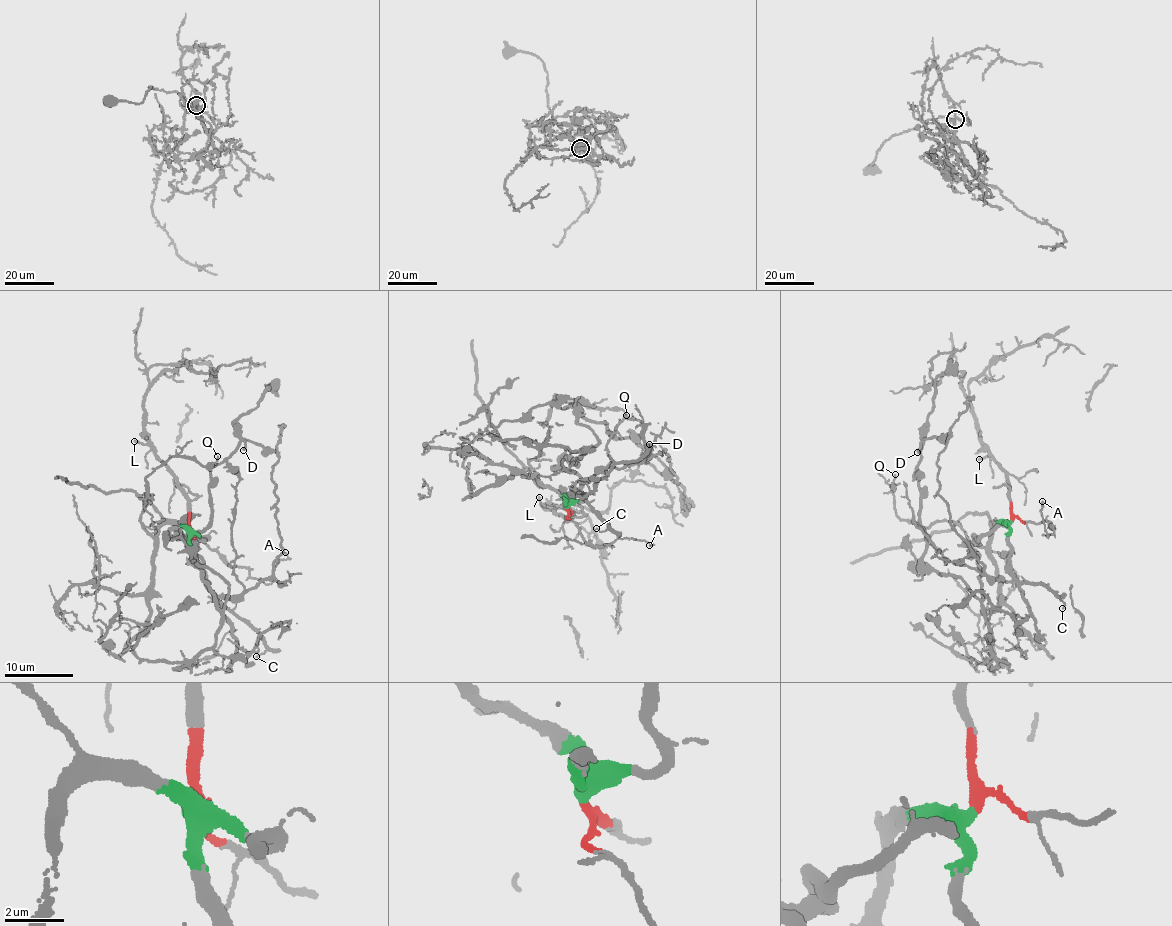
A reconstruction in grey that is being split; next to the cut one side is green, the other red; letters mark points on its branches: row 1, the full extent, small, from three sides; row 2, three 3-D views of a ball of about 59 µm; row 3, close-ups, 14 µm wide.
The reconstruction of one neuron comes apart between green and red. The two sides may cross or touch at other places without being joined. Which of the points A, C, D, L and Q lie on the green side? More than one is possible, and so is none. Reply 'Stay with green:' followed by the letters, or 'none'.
Stay with green: C, D, Q

